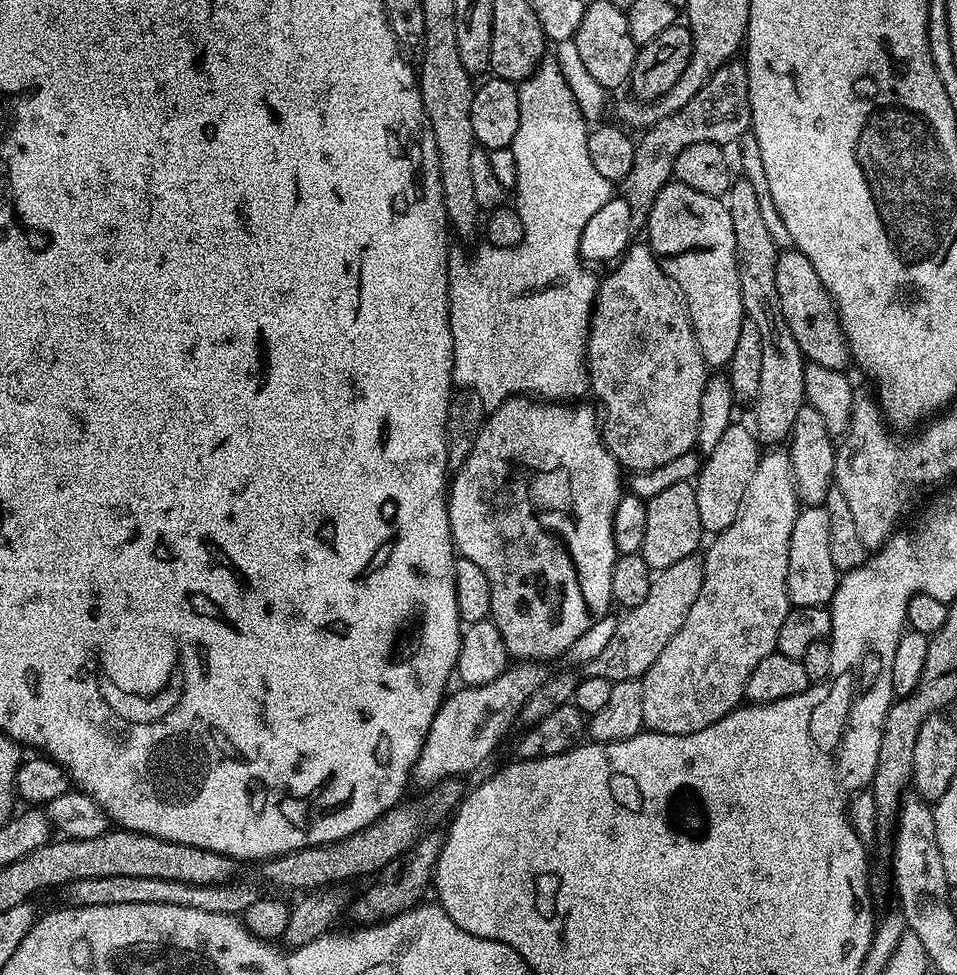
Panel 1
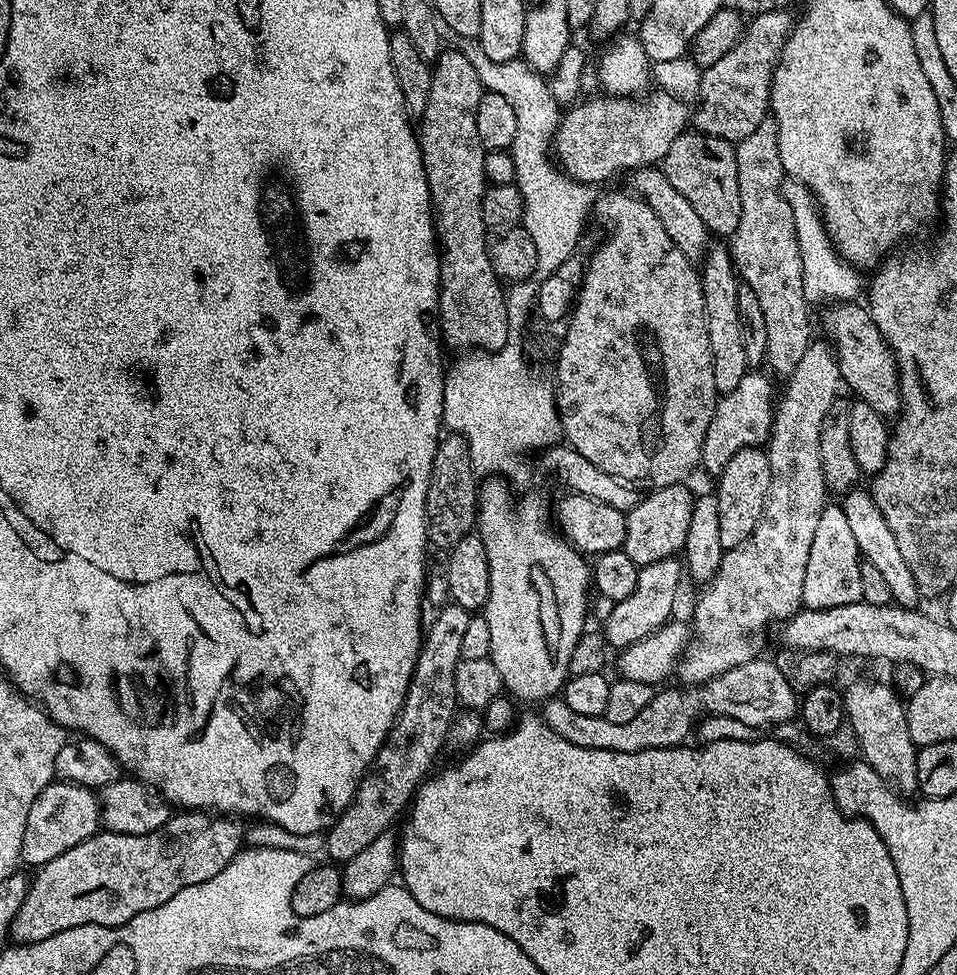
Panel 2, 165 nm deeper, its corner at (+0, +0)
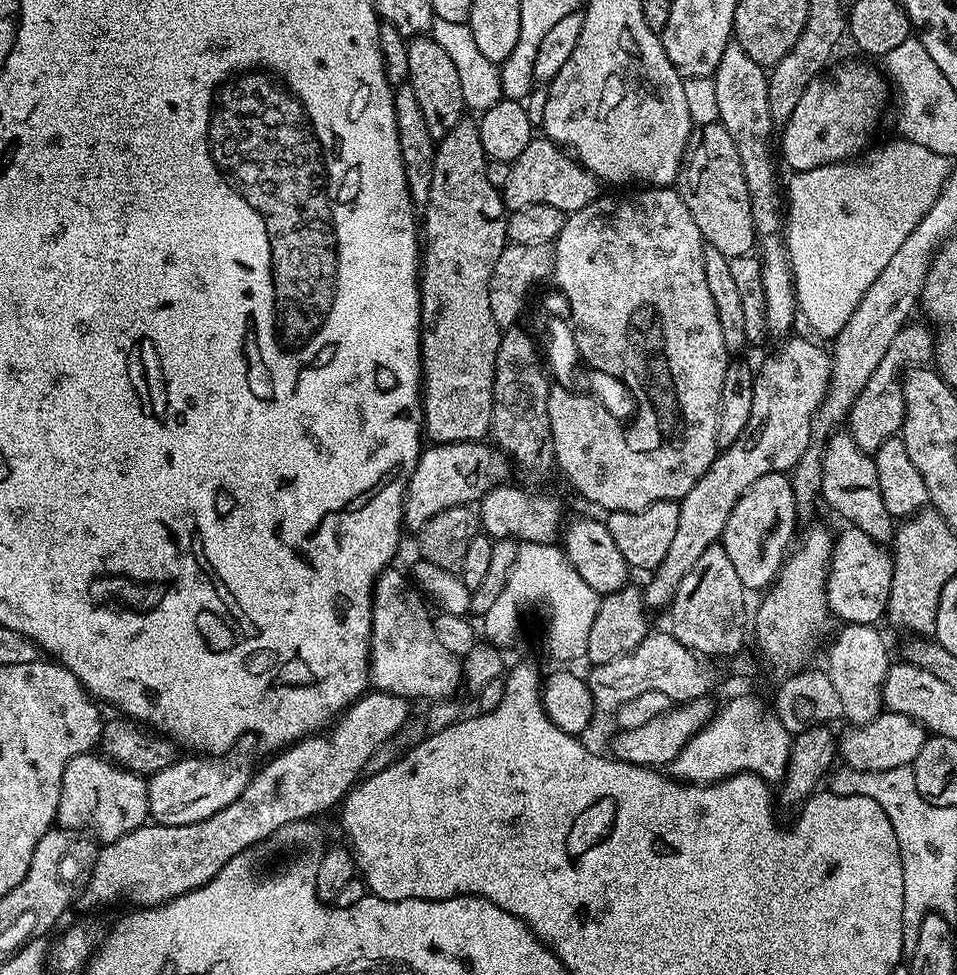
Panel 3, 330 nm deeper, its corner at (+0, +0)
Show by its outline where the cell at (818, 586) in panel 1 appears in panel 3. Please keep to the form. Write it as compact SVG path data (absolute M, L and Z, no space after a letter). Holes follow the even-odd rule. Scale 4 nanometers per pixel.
M844 526L835 537L828 567L826 598L828 610L844 624L879 625L885 619L892 581L892 558L889 549L879 544L870 534Z

